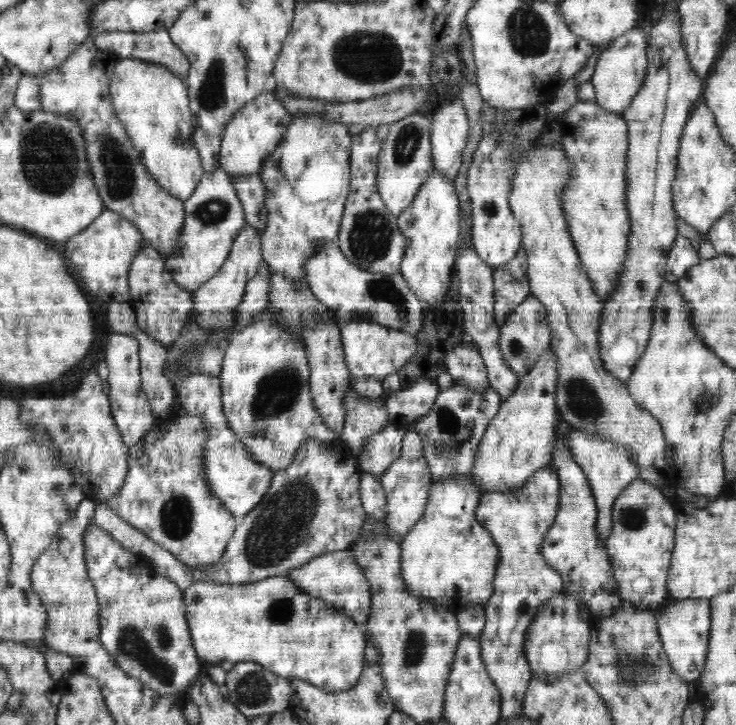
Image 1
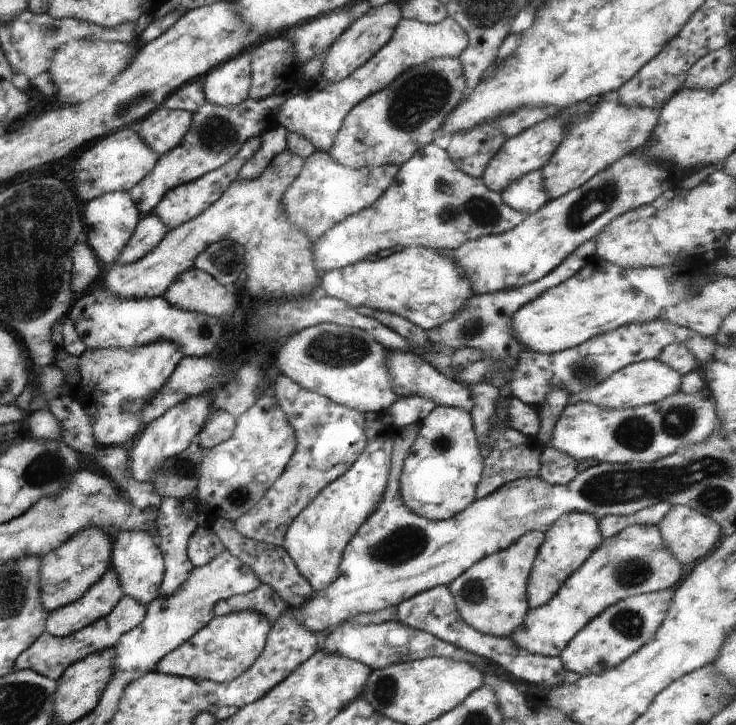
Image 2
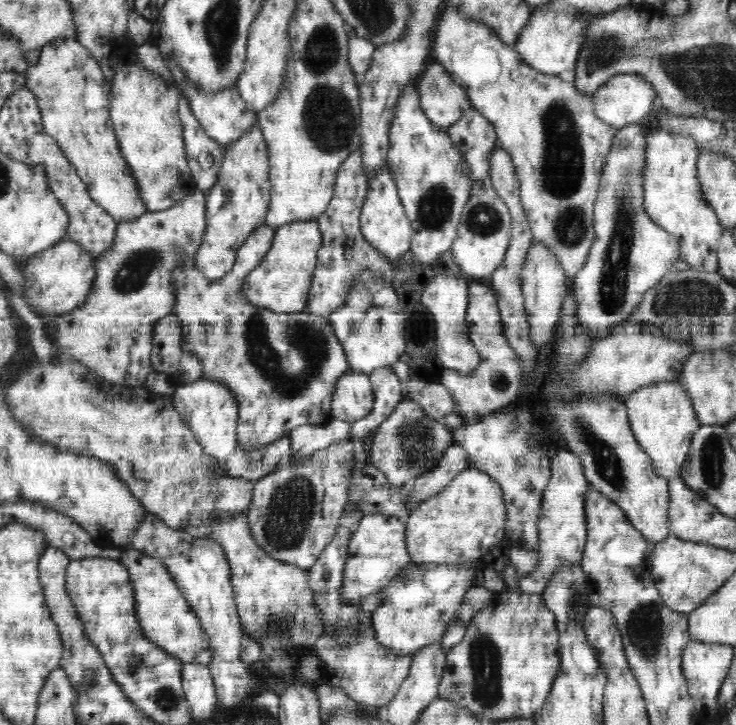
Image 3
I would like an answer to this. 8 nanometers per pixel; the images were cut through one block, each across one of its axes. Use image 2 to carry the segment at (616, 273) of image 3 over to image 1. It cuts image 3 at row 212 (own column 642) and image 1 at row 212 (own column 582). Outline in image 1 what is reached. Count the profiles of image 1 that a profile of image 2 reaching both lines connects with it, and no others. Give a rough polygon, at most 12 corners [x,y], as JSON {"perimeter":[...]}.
{"perimeter":[[676,3],[622,113],[628,250],[600,359],[628,382],[678,236],[680,139],[704,88]]}

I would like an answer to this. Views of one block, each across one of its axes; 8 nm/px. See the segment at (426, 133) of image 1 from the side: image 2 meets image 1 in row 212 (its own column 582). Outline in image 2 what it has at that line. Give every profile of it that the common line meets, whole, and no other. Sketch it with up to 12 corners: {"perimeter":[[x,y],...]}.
{"perimeter":[[658,359],[618,370],[572,394],[616,410],[659,402],[681,391],[680,372]]}

